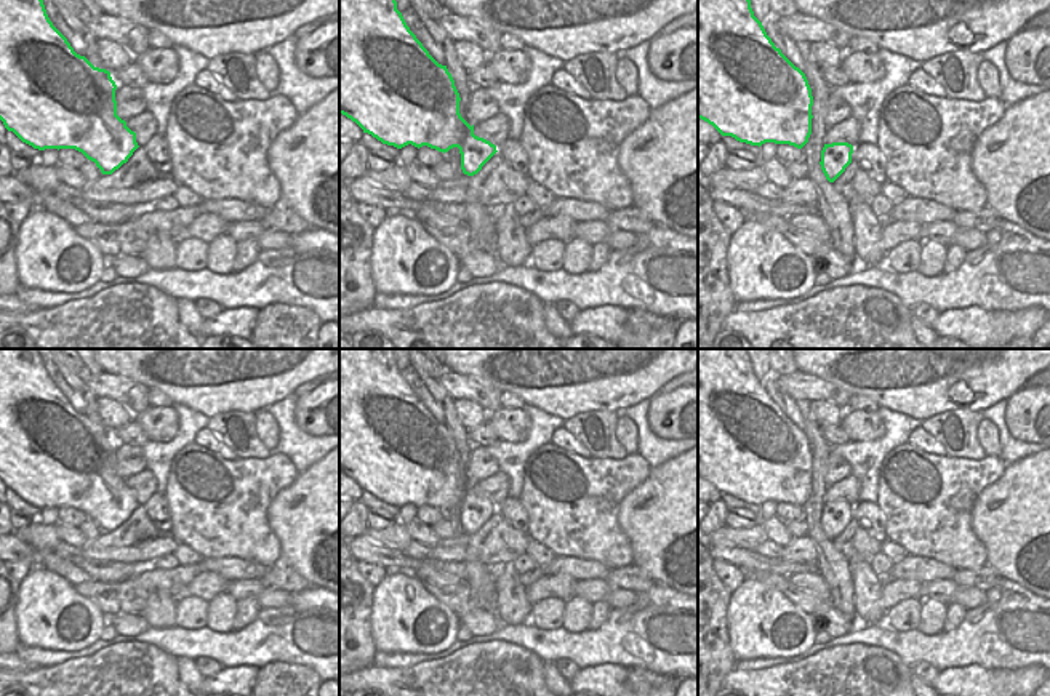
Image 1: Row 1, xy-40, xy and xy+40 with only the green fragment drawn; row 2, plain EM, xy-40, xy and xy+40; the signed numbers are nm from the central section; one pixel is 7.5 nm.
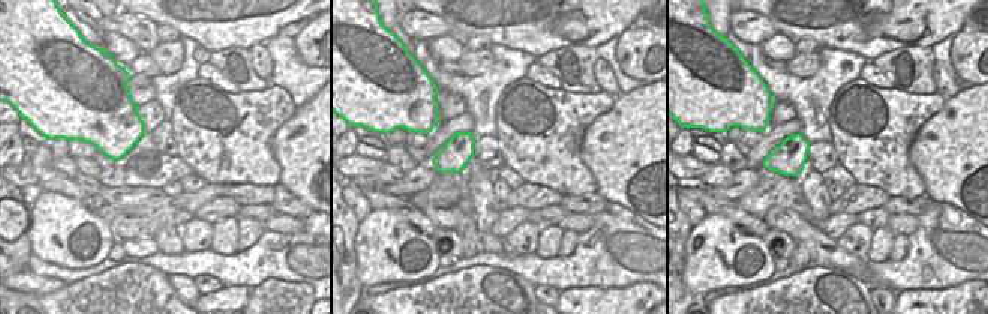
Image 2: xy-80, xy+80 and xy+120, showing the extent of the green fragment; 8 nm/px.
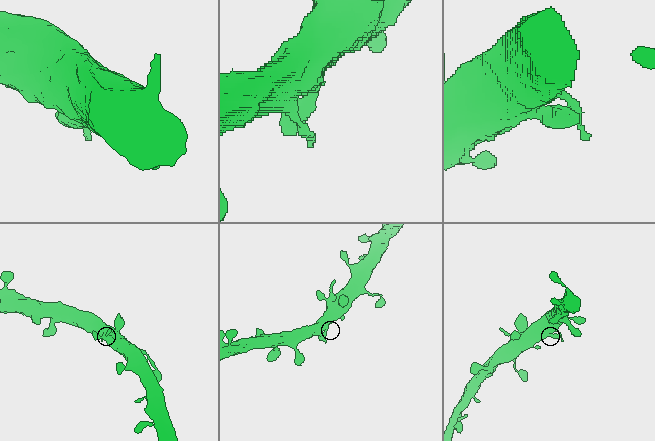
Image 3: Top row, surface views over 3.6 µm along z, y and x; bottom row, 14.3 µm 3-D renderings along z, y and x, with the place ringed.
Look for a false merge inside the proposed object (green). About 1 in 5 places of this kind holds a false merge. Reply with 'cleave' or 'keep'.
keep

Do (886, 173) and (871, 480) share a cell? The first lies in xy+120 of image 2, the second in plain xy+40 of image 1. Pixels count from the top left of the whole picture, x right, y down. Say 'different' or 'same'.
different

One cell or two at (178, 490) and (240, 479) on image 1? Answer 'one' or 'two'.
one

